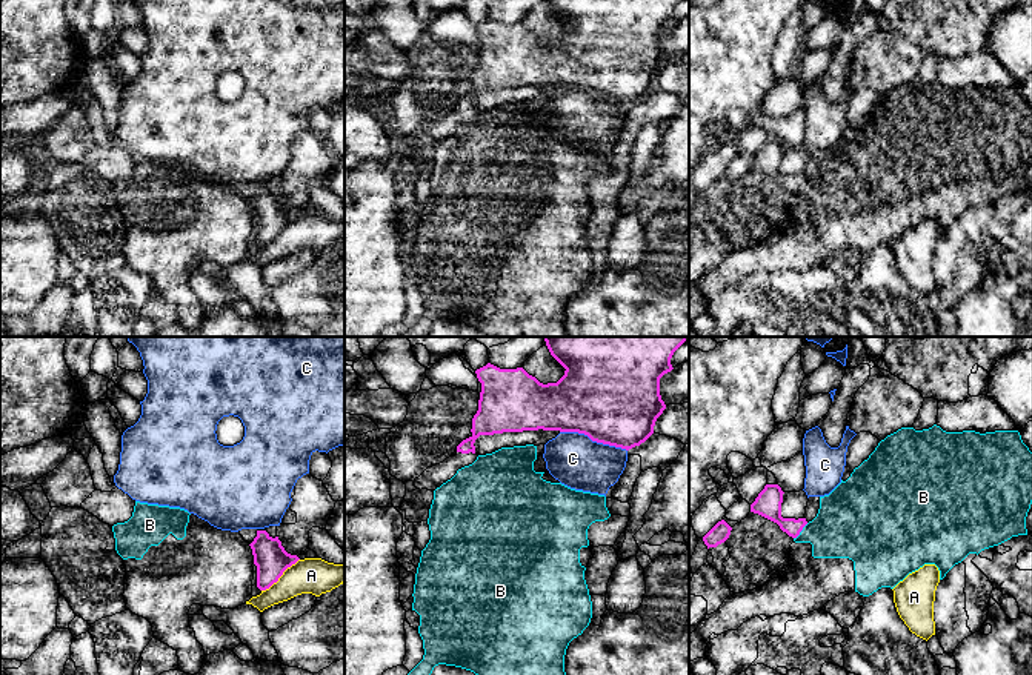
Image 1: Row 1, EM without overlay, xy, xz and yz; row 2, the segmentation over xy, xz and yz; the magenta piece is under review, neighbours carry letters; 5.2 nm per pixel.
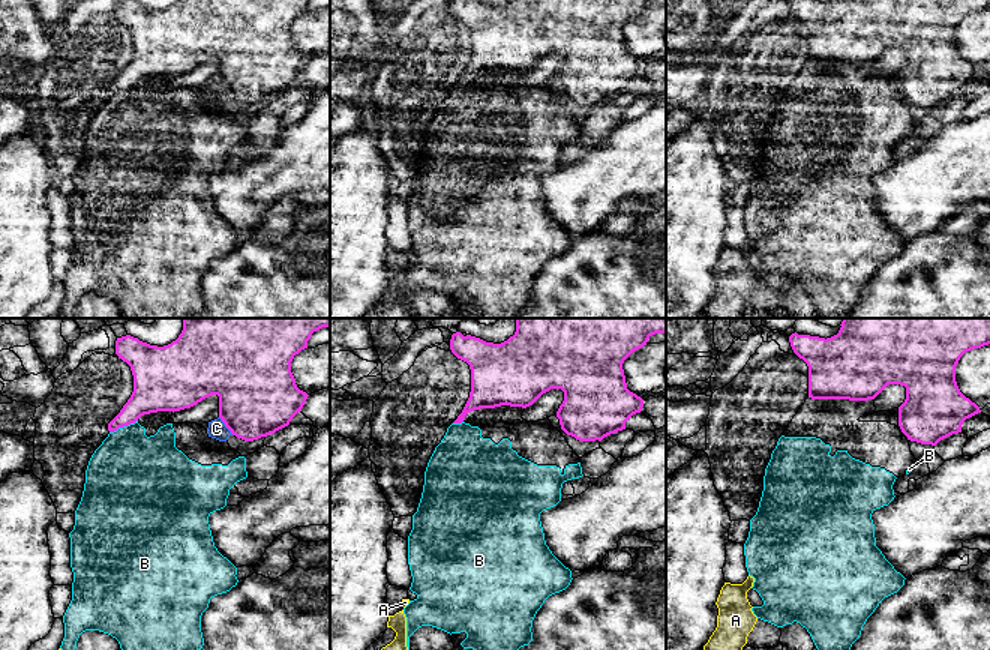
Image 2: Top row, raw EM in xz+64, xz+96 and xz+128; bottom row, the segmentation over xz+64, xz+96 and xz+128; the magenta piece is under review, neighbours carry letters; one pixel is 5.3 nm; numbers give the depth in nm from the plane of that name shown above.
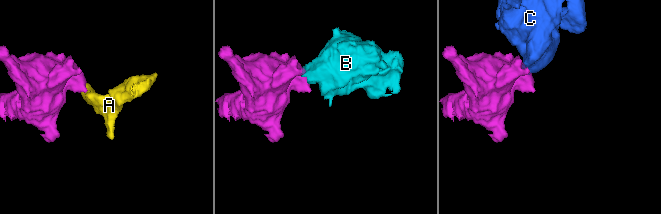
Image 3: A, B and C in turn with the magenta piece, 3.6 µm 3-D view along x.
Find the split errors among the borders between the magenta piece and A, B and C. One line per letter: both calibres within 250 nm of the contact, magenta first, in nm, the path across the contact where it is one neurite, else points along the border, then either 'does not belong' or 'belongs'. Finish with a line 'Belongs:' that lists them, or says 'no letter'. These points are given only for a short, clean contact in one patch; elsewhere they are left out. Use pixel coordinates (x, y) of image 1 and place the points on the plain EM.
A: 170/190 nm | along xy (299, 214), (262, 246) | does not belong
B: 140/360 nm | along yz (808, 179), (794, 194) | does not belong
C: 480/280 nm | along xz (560, 86), (583, 88), (592, 96), (620, 102), (626, 106) | does not belong
Belongs: no letter

